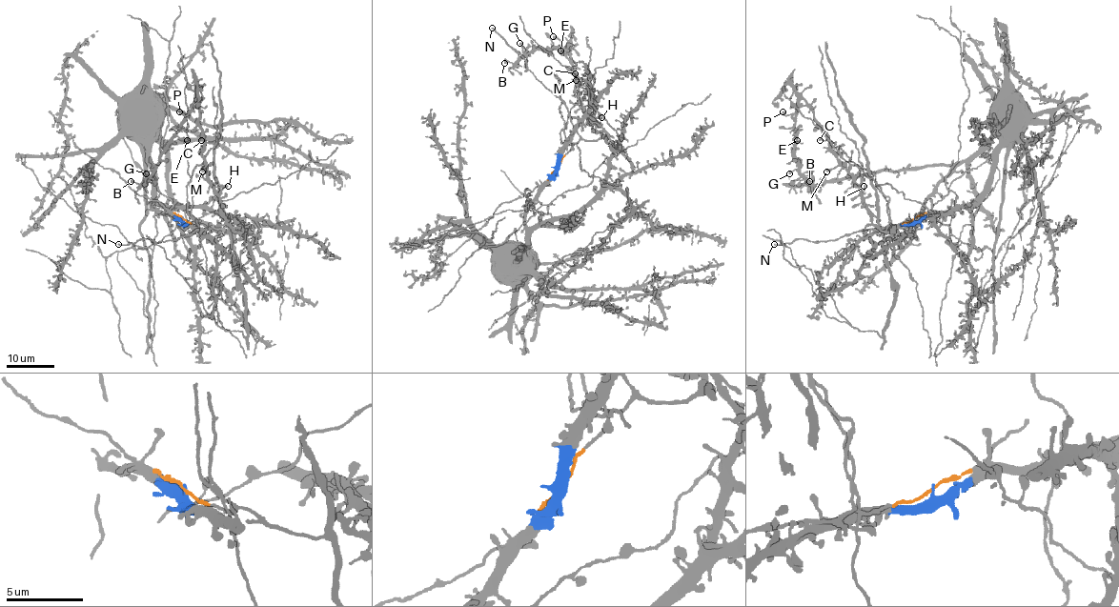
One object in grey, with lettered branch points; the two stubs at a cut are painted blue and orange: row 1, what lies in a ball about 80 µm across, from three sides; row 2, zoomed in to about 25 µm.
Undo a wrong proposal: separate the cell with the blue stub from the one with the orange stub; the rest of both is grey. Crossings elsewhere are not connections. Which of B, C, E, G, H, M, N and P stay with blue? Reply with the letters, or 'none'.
none

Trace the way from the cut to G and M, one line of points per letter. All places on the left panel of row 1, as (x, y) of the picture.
G: (183, 218), (198, 226), (192, 214), (190, 186), (196, 166), (205, 158), (194, 106), (160, 162), (146, 173)
M: (183, 218), (198, 226), (192, 214), (190, 177), (196, 166), (206, 166), (202, 171)

